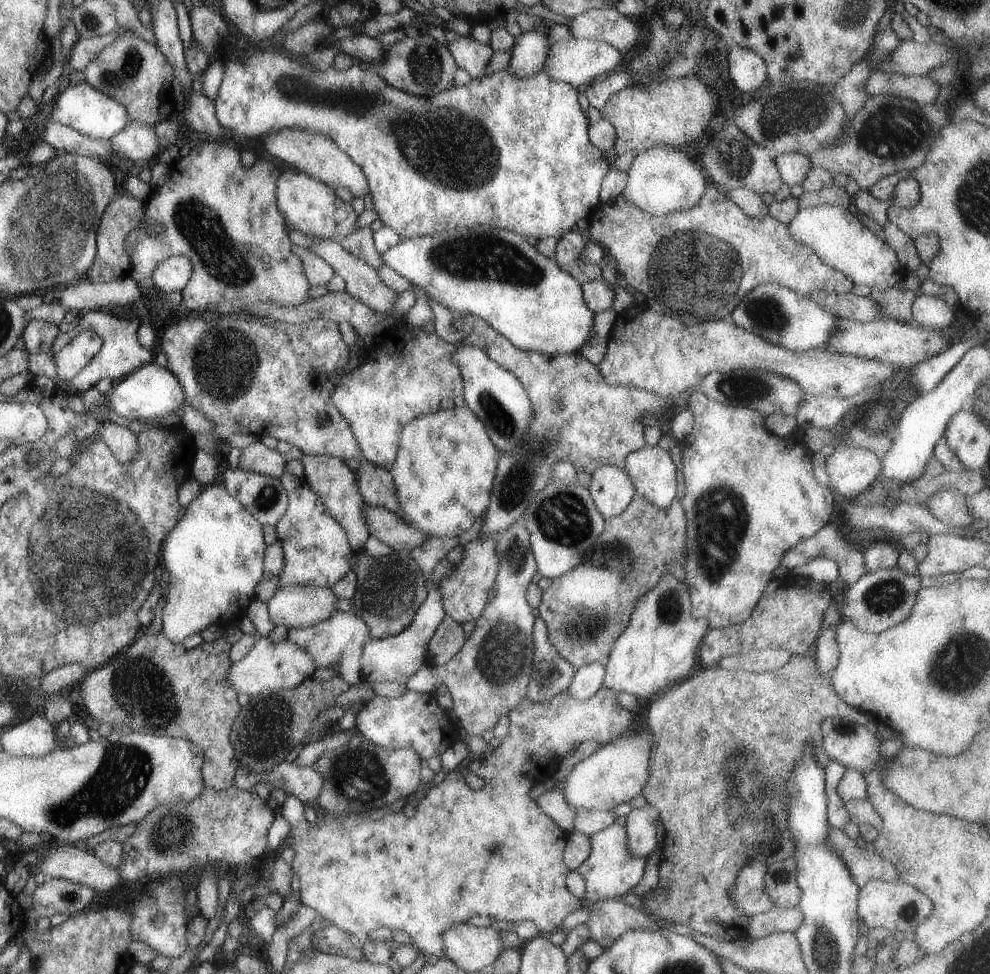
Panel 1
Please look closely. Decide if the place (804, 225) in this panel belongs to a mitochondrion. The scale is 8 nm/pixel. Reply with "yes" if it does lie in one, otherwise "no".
no

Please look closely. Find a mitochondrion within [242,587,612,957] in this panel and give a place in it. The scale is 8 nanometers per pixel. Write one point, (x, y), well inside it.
(357, 777)

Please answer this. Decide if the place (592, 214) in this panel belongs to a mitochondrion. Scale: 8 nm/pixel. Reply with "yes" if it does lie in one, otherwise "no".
no

